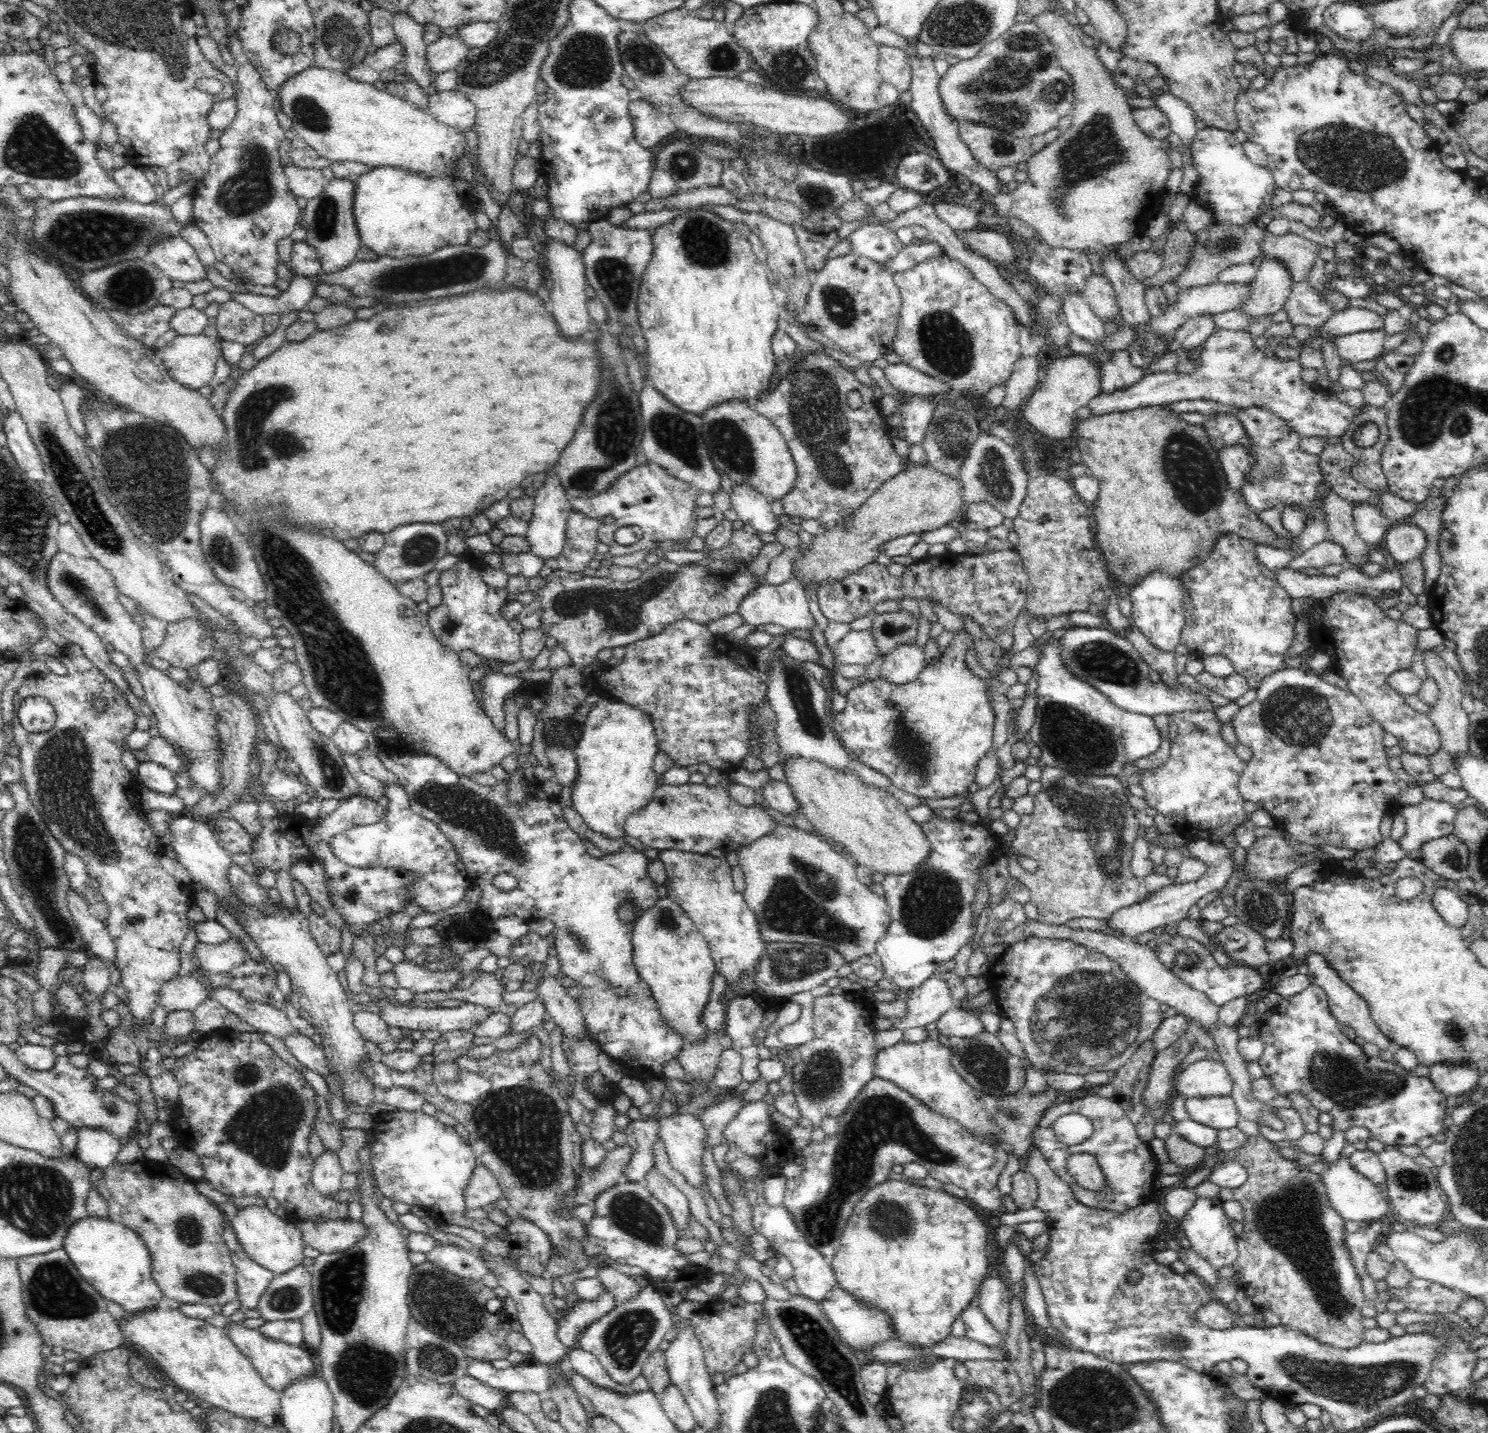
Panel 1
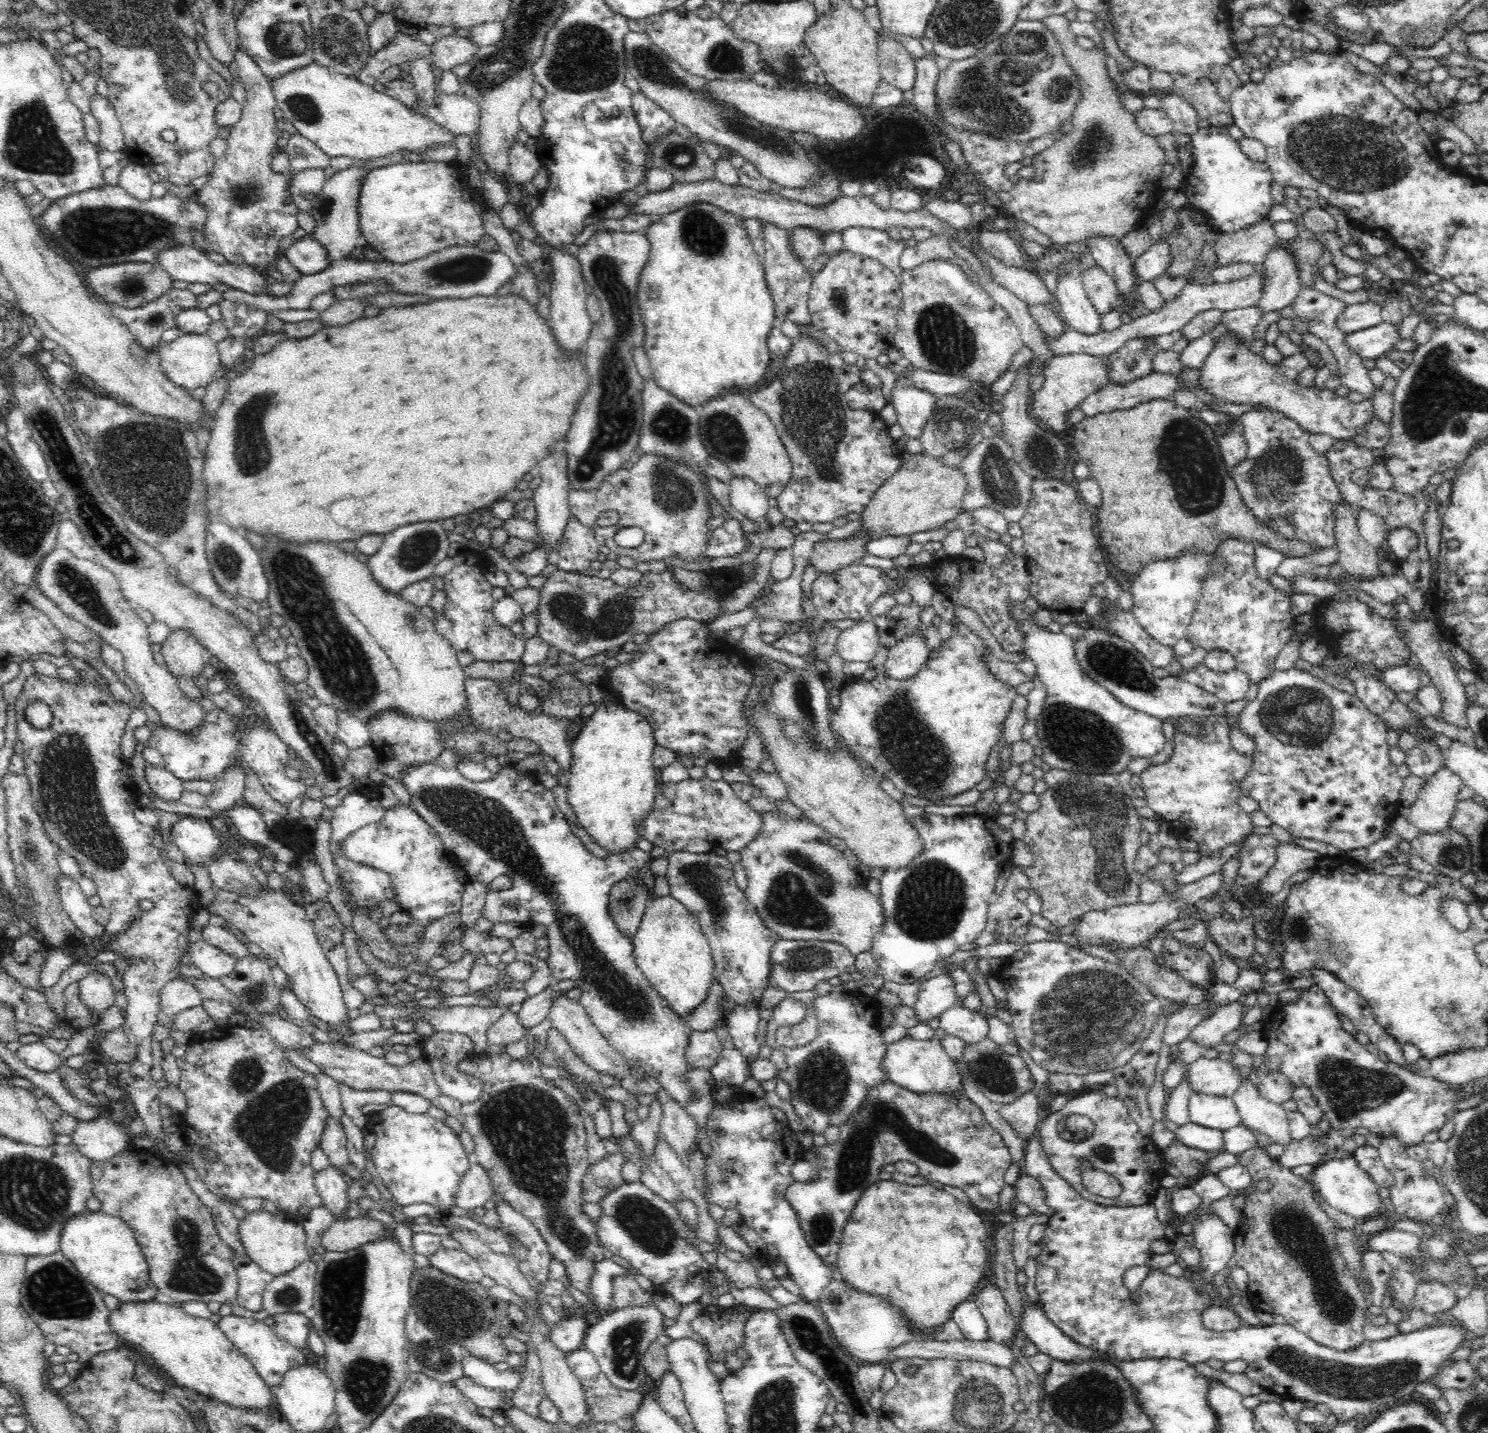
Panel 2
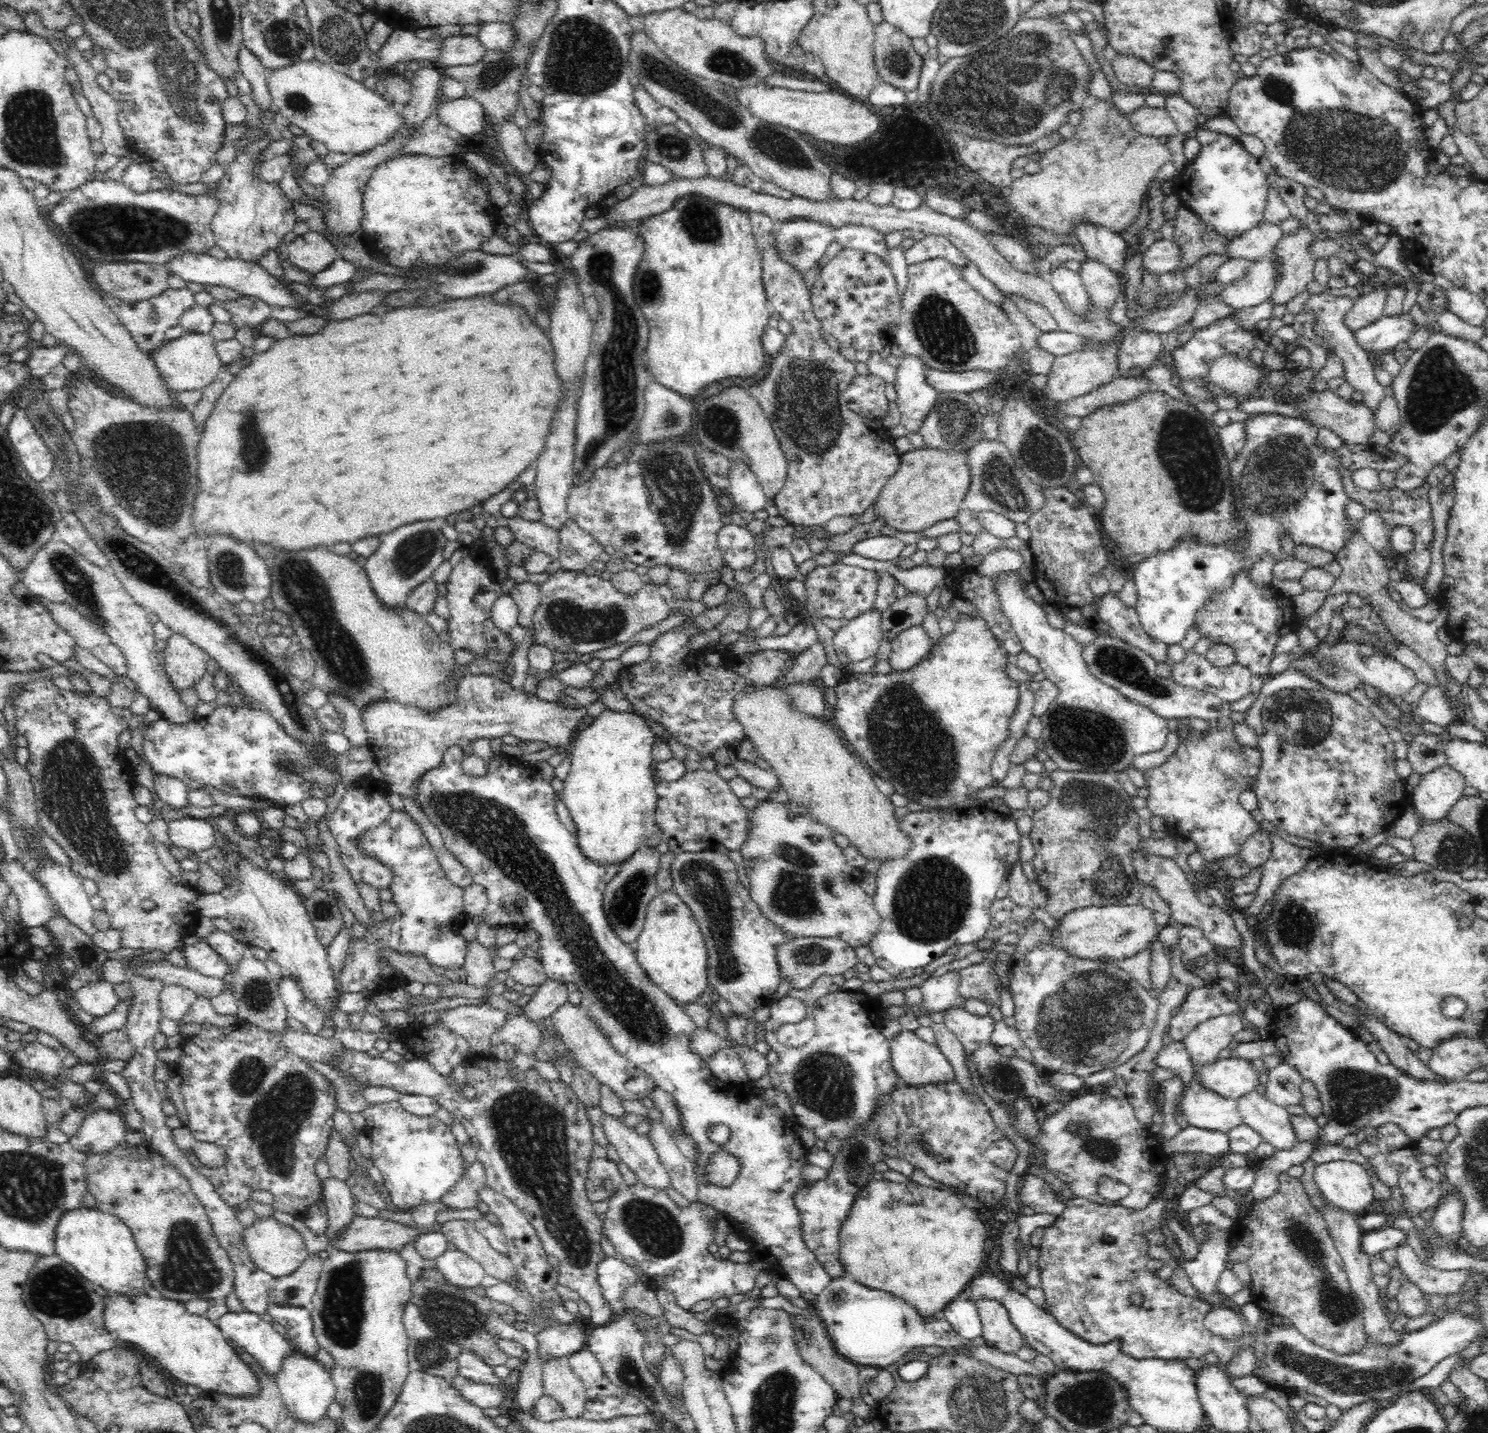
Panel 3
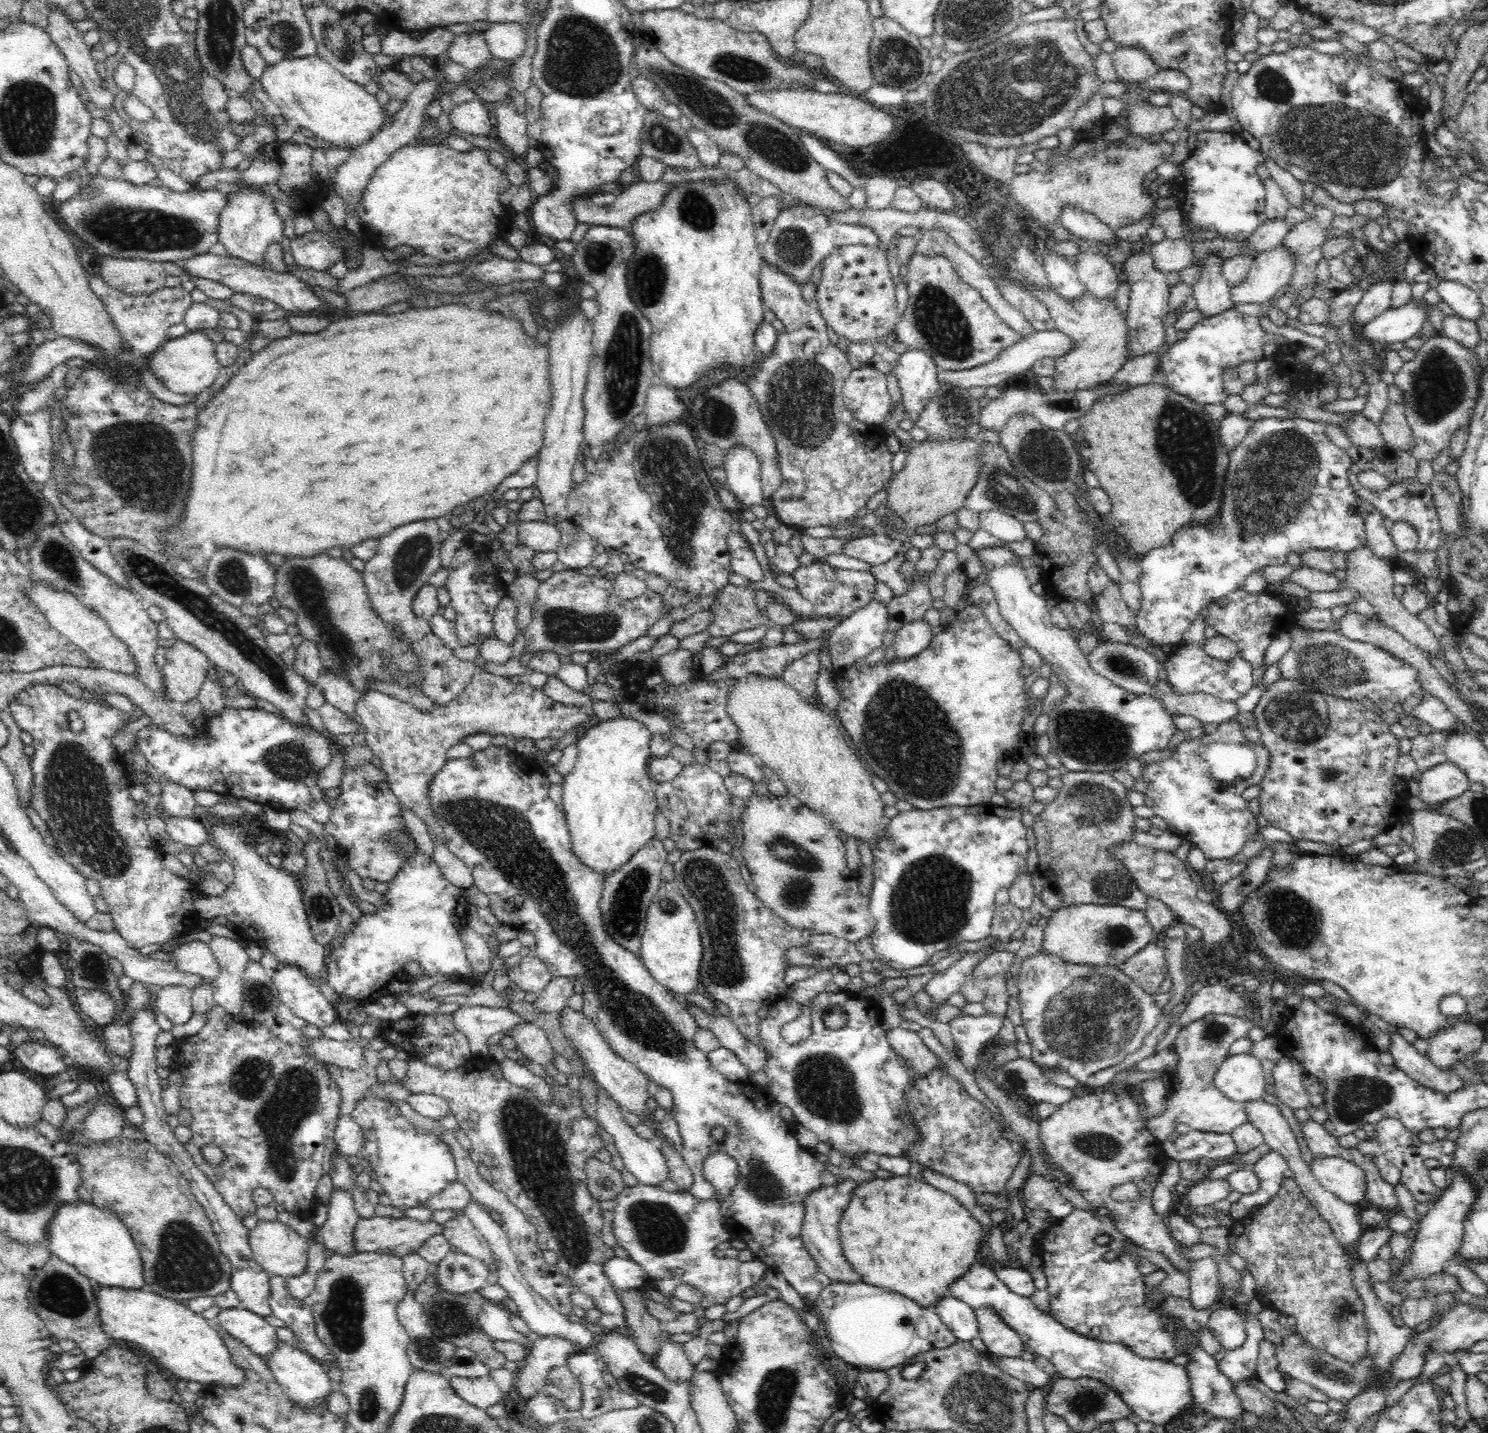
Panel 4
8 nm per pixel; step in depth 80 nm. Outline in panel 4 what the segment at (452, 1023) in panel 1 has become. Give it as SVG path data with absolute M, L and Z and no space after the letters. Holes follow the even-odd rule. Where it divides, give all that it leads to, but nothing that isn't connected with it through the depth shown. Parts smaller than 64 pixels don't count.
M464 1006L452 1012L452 1021L462 1031L472 1046L474 1054L488 1054L487 1040L492 1034L505 1034L525 1022L510 1008Z

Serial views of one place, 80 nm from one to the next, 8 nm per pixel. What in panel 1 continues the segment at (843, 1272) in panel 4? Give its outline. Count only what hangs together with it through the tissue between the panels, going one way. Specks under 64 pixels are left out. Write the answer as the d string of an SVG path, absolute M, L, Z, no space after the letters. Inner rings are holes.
M874 1077L852 1100L848 1110L838 1118L839 1129L835 1136L827 1137L821 1144L810 1143L806 1148L794 1152L792 1162L803 1166L799 1177L786 1179L783 1203L792 1213L804 1238L829 1260L838 1252L841 1236L853 1213L856 1203L873 1186L886 1182L894 1164L918 1163L927 1169L932 1178L943 1184L956 1184L966 1190L966 1198L984 1210L999 1210L1003 1194L998 1189L998 1180L1008 1162L1006 1149L998 1143L985 1143L975 1138L956 1119L938 1114L914 1095L893 1082Z

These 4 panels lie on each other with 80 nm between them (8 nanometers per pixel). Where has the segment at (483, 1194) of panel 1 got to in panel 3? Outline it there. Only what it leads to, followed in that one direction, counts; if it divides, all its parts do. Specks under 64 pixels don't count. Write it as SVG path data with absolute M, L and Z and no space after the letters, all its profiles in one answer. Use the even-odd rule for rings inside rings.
M477 1158L470 1163L460 1180L437 1202L444 1204L446 1208L456 1208L456 1210L476 1208L480 1202L477 1190L484 1185L488 1185L486 1171Z

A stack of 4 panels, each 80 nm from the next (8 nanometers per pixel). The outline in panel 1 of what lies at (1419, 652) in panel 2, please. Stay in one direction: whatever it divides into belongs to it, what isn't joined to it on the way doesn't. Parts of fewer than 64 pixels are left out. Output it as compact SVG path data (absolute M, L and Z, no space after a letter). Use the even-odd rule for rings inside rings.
M1433 650L1423 655L1423 663L1428 671L1428 676L1436 682L1439 688L1437 703L1427 712L1427 715L1440 733L1439 750L1446 750L1446 755L1450 756L1453 761L1458 755L1471 752L1469 750L1469 715L1462 709L1460 703L1463 697L1462 681L1456 675L1457 672L1442 659L1440 654Z

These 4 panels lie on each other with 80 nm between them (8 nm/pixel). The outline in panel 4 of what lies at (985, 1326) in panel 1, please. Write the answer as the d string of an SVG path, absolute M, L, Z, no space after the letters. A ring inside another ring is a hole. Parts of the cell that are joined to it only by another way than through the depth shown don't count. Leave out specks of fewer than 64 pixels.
M948 1294L932 1307L956 1339L971 1341L980 1338L975 1310L965 1302Z

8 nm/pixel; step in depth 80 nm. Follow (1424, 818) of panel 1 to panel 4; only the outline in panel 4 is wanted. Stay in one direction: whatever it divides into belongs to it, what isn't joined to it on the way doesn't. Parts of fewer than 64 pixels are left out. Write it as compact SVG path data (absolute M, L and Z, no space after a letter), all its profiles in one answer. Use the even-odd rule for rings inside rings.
M1447 760L1422 773L1422 777L1419 780L1420 794L1418 797L1424 801L1424 809L1440 812L1439 806L1443 802L1458 798L1463 792L1470 789L1470 783L1464 770Z

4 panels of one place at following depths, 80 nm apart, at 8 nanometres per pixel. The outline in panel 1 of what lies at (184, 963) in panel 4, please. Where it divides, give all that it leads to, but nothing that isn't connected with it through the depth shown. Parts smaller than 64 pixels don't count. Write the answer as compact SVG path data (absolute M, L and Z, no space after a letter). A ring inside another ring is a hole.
M234 938L216 945L199 942L193 949L193 958L199 963L201 970L220 974L240 966L246 957L248 954L244 945Z

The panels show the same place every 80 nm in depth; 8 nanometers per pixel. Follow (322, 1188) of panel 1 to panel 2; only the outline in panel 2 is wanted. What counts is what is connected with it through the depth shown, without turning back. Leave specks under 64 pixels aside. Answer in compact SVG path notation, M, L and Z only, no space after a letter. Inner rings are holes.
M332 1165L315 1172L314 1180L316 1190L322 1197L323 1205L338 1218L343 1220L344 1214L351 1205L348 1199L348 1185L344 1181L344 1174L340 1174Z

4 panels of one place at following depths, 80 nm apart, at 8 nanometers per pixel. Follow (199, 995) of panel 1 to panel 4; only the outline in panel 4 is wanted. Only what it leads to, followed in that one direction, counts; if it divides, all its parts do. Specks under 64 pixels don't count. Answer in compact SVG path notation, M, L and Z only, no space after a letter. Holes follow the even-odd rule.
M168 986L156 991L156 1008L166 1015L172 1024L186 1024L192 1015L193 990L184 986Z

